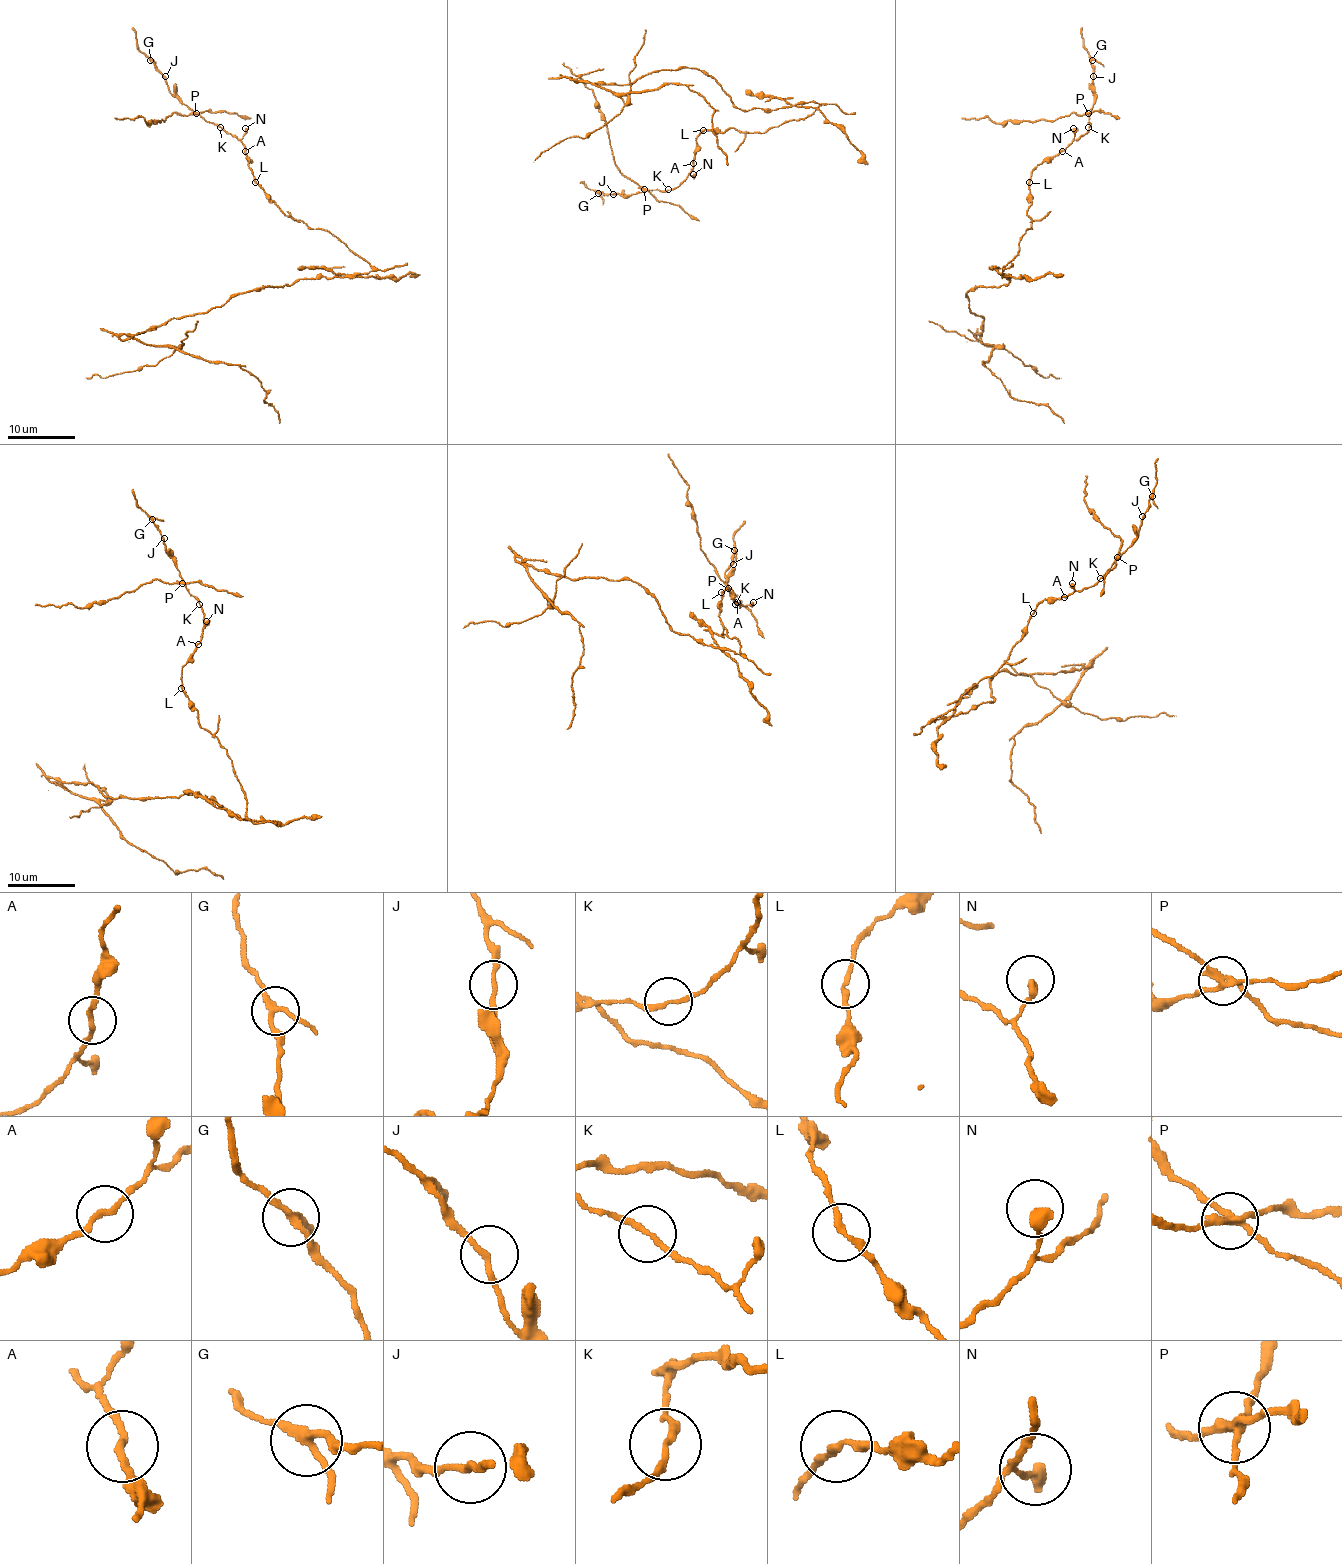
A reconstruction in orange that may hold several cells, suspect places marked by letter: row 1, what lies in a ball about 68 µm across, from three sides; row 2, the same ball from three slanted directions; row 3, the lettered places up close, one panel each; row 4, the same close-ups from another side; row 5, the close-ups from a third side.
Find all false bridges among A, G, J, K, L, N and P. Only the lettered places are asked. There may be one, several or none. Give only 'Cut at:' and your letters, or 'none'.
Cut at: L, P

